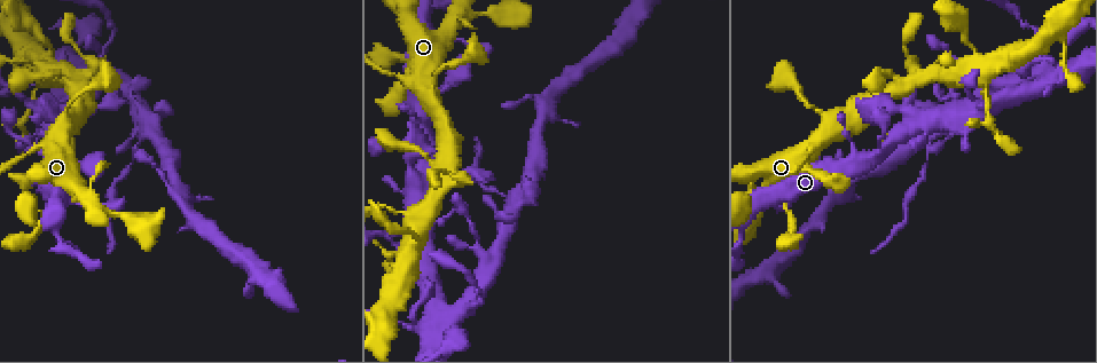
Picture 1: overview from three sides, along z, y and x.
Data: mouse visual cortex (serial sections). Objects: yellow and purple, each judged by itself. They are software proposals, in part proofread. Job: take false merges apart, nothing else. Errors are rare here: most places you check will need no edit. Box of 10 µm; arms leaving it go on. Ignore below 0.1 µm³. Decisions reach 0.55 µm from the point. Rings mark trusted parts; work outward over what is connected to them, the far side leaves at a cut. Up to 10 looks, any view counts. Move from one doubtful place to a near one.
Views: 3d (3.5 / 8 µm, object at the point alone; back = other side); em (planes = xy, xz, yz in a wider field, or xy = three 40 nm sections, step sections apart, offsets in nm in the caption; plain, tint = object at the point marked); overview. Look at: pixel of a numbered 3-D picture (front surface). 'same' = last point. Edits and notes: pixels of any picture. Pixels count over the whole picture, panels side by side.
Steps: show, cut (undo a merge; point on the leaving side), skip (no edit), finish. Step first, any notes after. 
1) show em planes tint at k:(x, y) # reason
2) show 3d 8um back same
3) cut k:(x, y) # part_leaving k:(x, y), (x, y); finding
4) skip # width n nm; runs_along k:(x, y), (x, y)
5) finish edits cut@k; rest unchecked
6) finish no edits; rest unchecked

show 3d 3.5um at 1:(82, 166) # narrows sharply

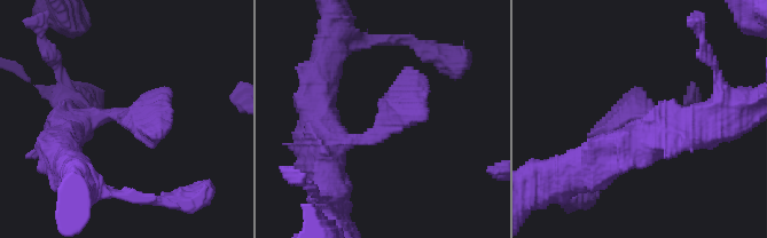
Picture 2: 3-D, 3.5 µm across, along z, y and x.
show em xy step 3 tint at 2:(124, 113)

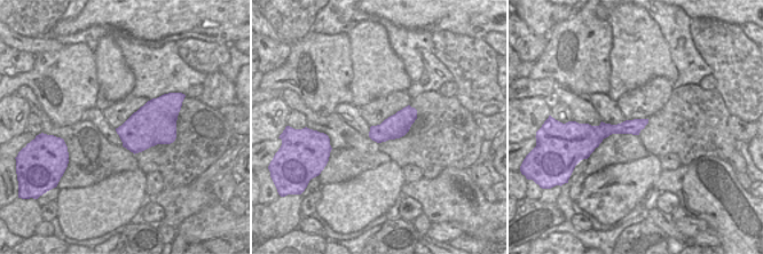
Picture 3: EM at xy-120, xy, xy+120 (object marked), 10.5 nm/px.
skip # runs_along 3:(644, 121), (635, 127), (588, 134); all the same cell

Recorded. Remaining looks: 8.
show 3d 3.5um at 1:(50, 61) # looks like a crossing

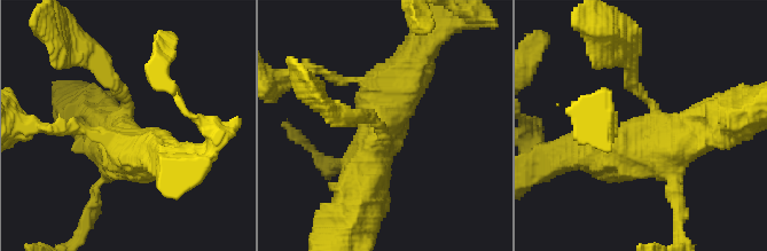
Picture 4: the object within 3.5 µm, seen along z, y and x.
show em xy step 3 tint at 4:(656, 131) # now the EM

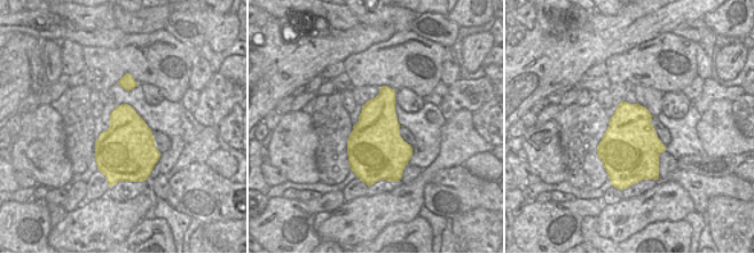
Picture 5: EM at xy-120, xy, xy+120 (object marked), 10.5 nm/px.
skip # width 600 nm; runs_along 4:(412, 67), (383, 108), (359, 198); continuous, no second cell

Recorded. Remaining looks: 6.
show em xy step 3 tint at 1:(516, 193) # a narrow waist

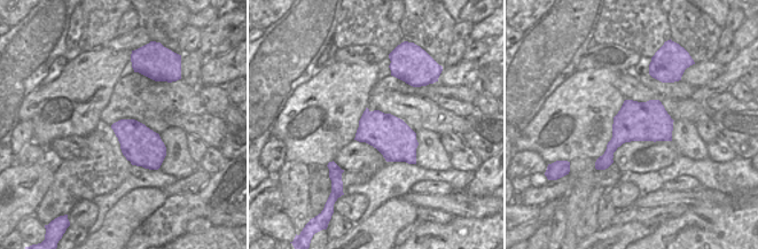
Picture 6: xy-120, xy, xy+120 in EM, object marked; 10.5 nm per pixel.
show 3d 3.5um same

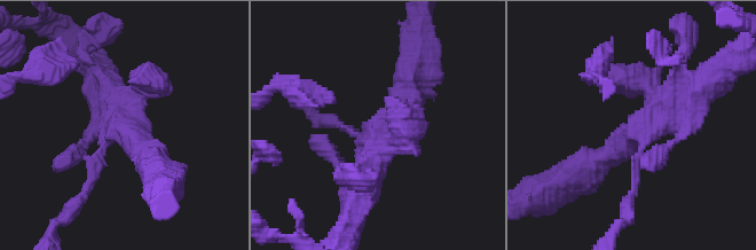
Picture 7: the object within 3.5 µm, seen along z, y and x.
cut 7:(86, 187) # part_leaving 7:(102, 153), (85, 195), (49, 237); two cells meet here

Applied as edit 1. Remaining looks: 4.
show 3d 3.5um back at 1:(31, 85) # a narrow waist

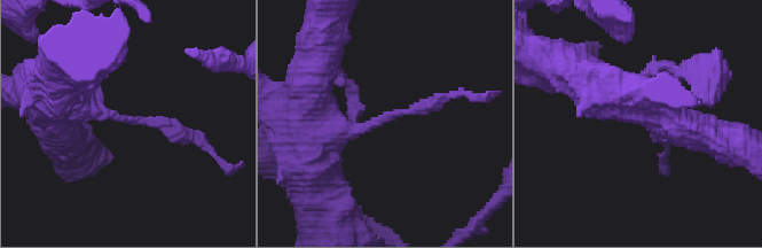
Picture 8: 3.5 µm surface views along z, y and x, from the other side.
show em xy step 1 tint at 8:(383, 116) # arm_widths 200, 500 nm; now the EM

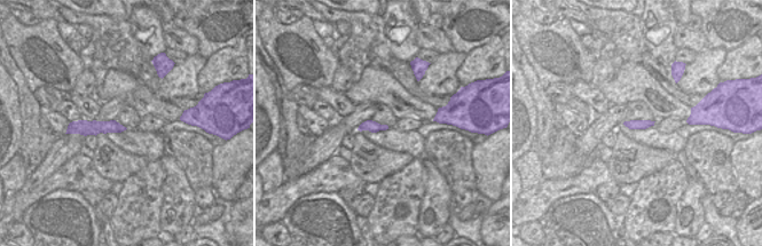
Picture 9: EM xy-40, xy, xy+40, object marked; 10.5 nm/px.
show em xy step 2 tint same # cut it another way

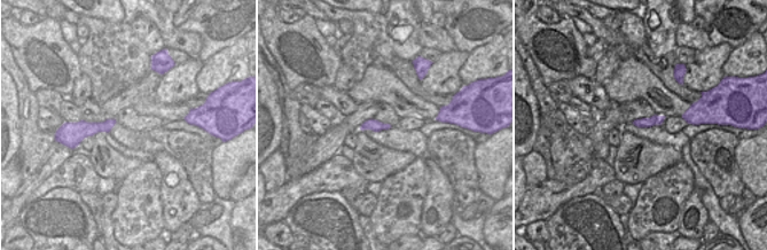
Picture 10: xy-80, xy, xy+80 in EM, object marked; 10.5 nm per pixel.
skip # runs_along 8:(55, 105), (150, 119), (196, 140); all the same cell

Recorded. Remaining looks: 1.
finish edits cut@7; rest unchecked

